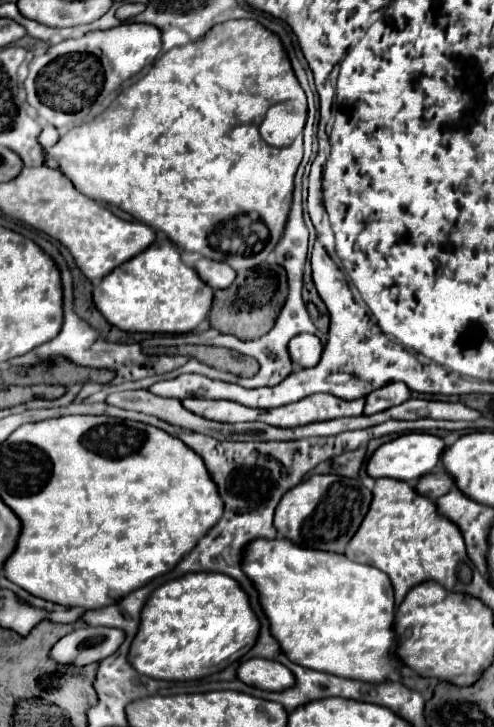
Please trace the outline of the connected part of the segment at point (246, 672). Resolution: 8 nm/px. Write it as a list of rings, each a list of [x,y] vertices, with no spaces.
[[[252,658],[242,662],[238,668],[238,680],[242,680],[248,686],[272,692],[280,692],[296,684],[294,674],[284,664],[266,658]]]

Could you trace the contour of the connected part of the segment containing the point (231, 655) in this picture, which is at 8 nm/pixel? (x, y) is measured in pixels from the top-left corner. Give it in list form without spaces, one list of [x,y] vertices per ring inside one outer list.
[[[190,572],[176,580],[164,582],[160,588],[152,592],[142,610],[140,630],[134,638],[128,660],[140,674],[156,680],[196,680],[222,672],[230,664],[238,662],[246,652],[250,652],[256,646],[258,632],[260,622],[250,606],[248,594],[234,578],[216,572]]]

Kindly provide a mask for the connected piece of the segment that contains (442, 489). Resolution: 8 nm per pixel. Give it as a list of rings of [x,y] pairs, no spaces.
[[[430,472],[414,484],[414,488],[418,488],[422,496],[430,496],[430,500],[438,500],[440,496],[448,494],[452,486],[454,486],[454,478],[448,472]]]

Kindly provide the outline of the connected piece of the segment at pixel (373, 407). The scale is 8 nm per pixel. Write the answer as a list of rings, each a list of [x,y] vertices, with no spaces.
[[[390,382],[374,392],[370,392],[370,396],[366,396],[366,408],[364,414],[376,414],[382,412],[384,408],[392,408],[398,406],[402,402],[406,402],[410,398],[410,390],[406,384],[402,382]]]

